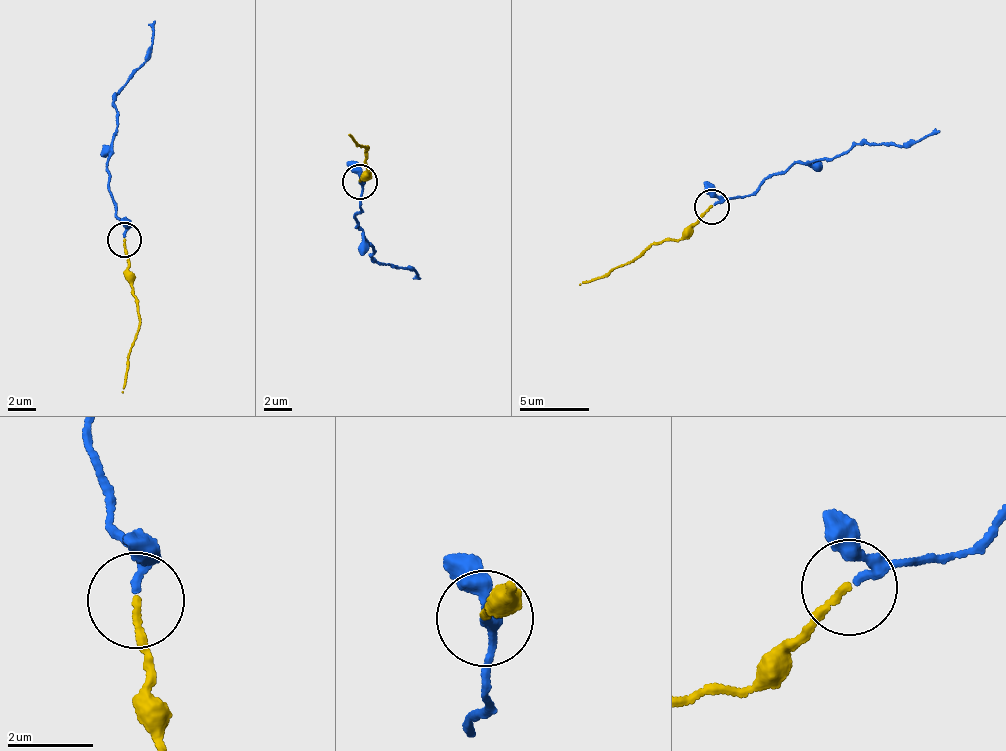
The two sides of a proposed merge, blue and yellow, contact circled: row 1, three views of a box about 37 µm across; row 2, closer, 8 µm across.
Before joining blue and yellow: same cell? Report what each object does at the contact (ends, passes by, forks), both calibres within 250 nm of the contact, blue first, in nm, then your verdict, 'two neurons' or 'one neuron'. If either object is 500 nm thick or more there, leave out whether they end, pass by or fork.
blue passes by; yellow ends; calibres 170 and 160 nm; two neurons

